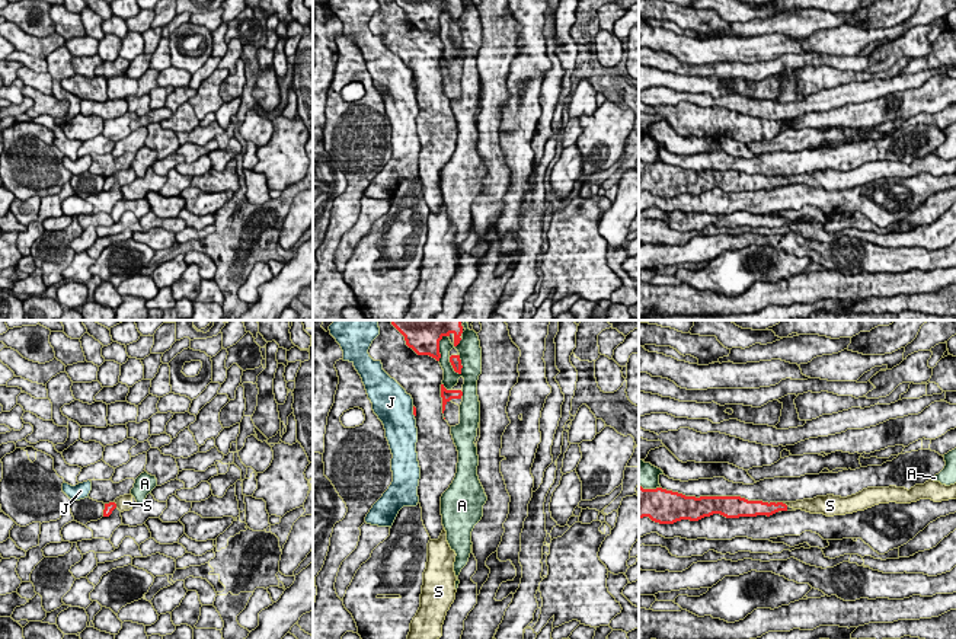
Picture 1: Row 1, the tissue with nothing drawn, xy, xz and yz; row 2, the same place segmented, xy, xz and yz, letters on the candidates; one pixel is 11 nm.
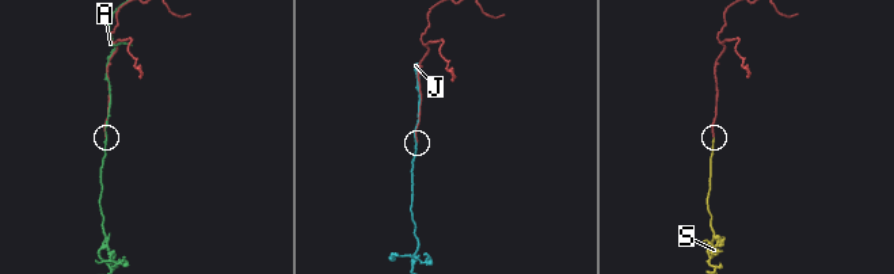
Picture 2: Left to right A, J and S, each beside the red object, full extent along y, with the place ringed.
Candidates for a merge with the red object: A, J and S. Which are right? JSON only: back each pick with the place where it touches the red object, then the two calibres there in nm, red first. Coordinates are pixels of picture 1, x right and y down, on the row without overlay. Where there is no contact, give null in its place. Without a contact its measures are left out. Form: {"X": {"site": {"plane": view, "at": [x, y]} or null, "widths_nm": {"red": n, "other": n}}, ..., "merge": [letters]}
{"S": {"site": {"plane": "xy", "at": [115, 178]}, "widths_nm": {"red": 100, "other": 160}}, "merge": ["S"]}

